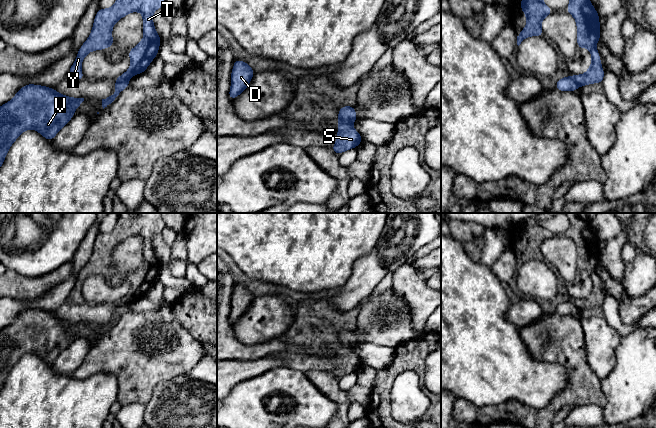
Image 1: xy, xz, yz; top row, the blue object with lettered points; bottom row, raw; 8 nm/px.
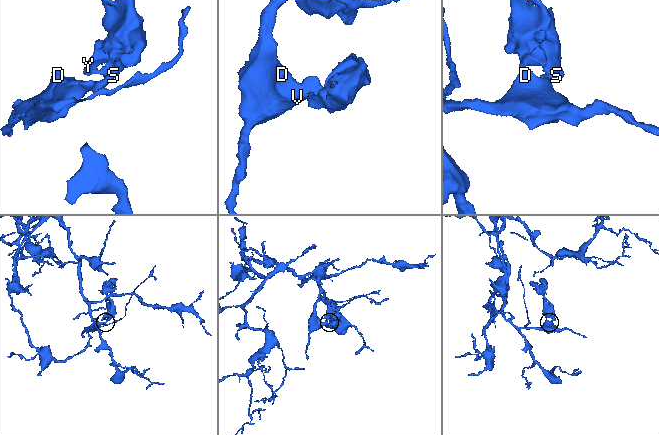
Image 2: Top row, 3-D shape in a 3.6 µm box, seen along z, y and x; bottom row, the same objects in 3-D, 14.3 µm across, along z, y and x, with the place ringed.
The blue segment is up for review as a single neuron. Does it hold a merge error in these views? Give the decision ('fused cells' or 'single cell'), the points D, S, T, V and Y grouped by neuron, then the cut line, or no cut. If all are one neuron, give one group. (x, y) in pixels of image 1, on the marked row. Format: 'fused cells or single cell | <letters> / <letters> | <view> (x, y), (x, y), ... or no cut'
fused cells | D V / S T Y | xy (128, 78), (116, 80)

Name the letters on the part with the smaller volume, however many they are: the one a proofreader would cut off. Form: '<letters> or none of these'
S, T, Y

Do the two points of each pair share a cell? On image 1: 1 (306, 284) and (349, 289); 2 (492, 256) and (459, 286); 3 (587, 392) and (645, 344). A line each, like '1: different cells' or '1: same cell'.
1: different cells
2: different cells
3: different cells

